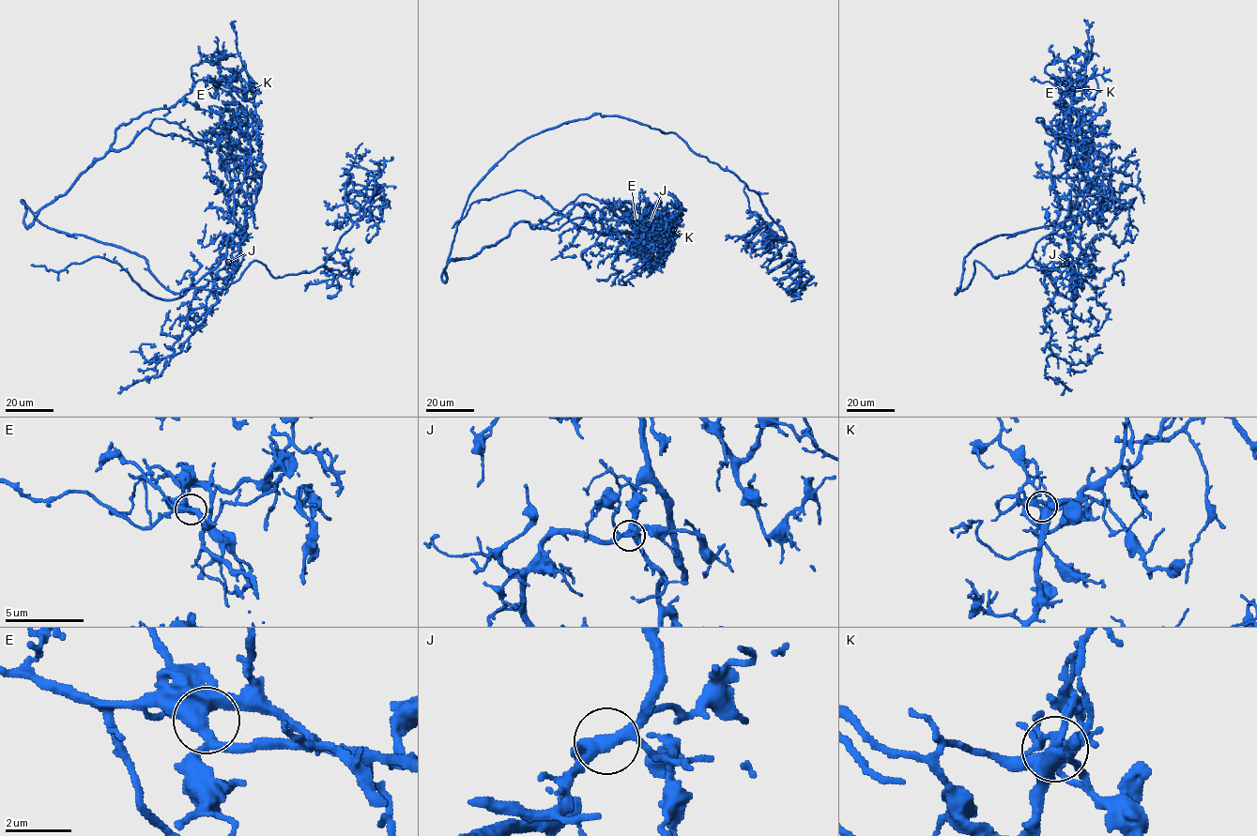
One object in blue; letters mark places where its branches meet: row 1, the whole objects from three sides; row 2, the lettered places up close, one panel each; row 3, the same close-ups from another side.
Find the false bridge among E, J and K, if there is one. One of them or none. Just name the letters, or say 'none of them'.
K

